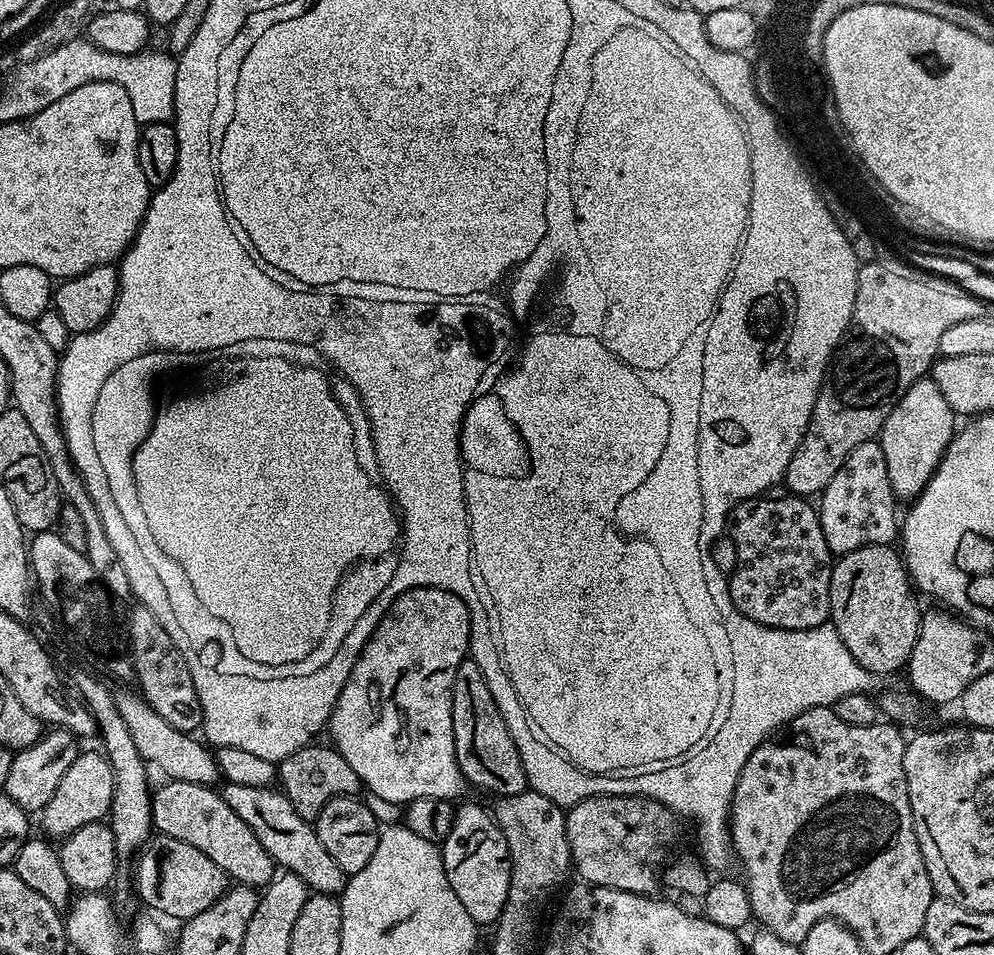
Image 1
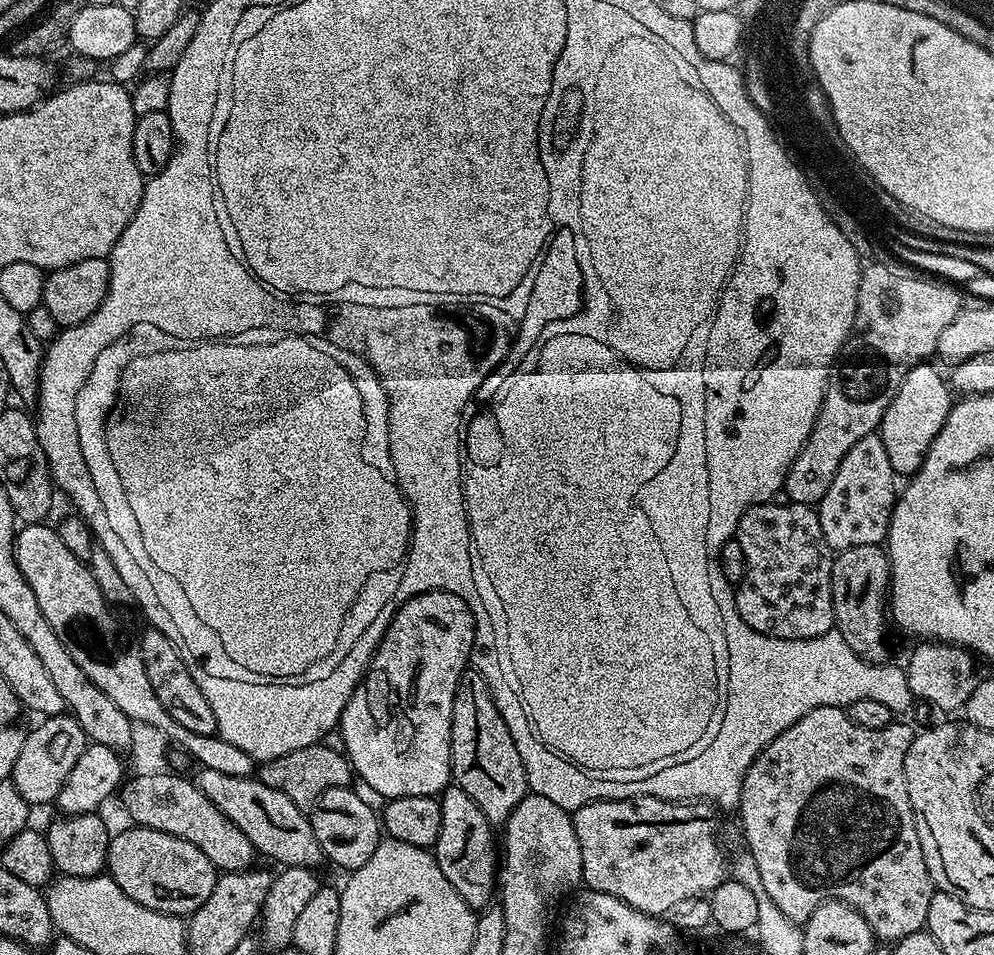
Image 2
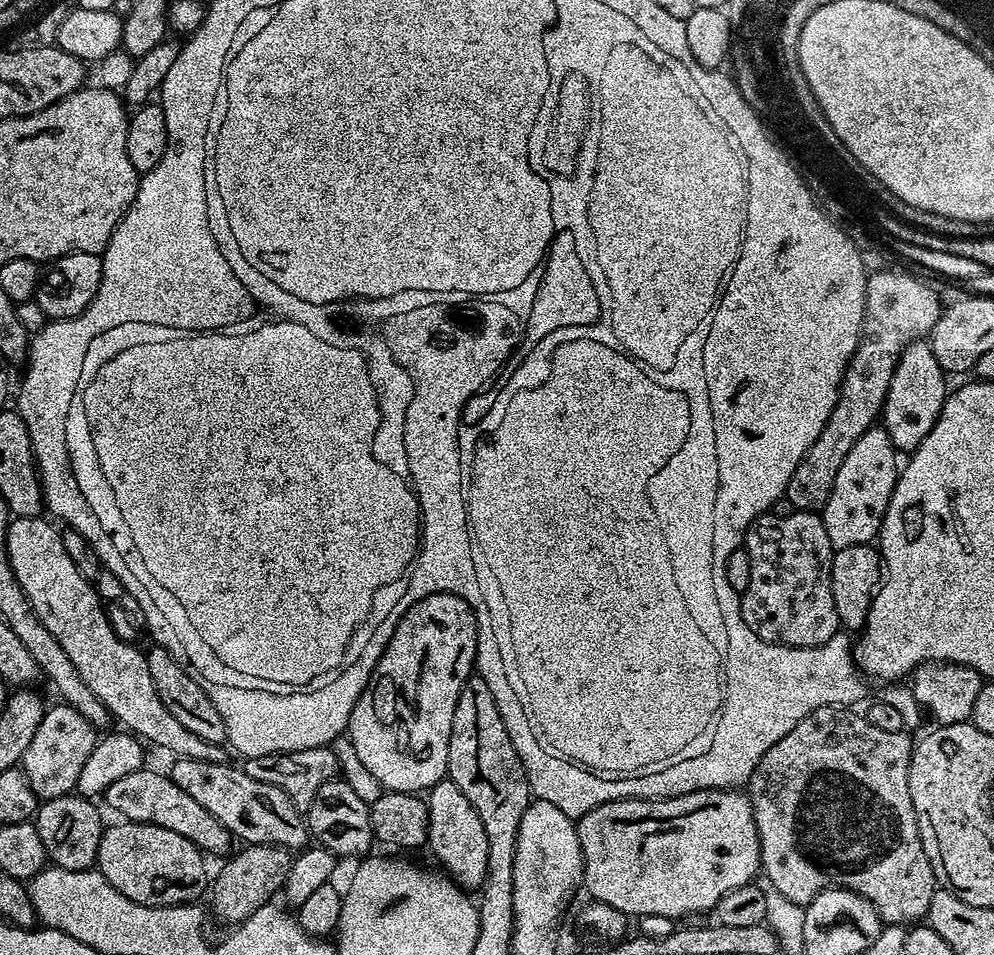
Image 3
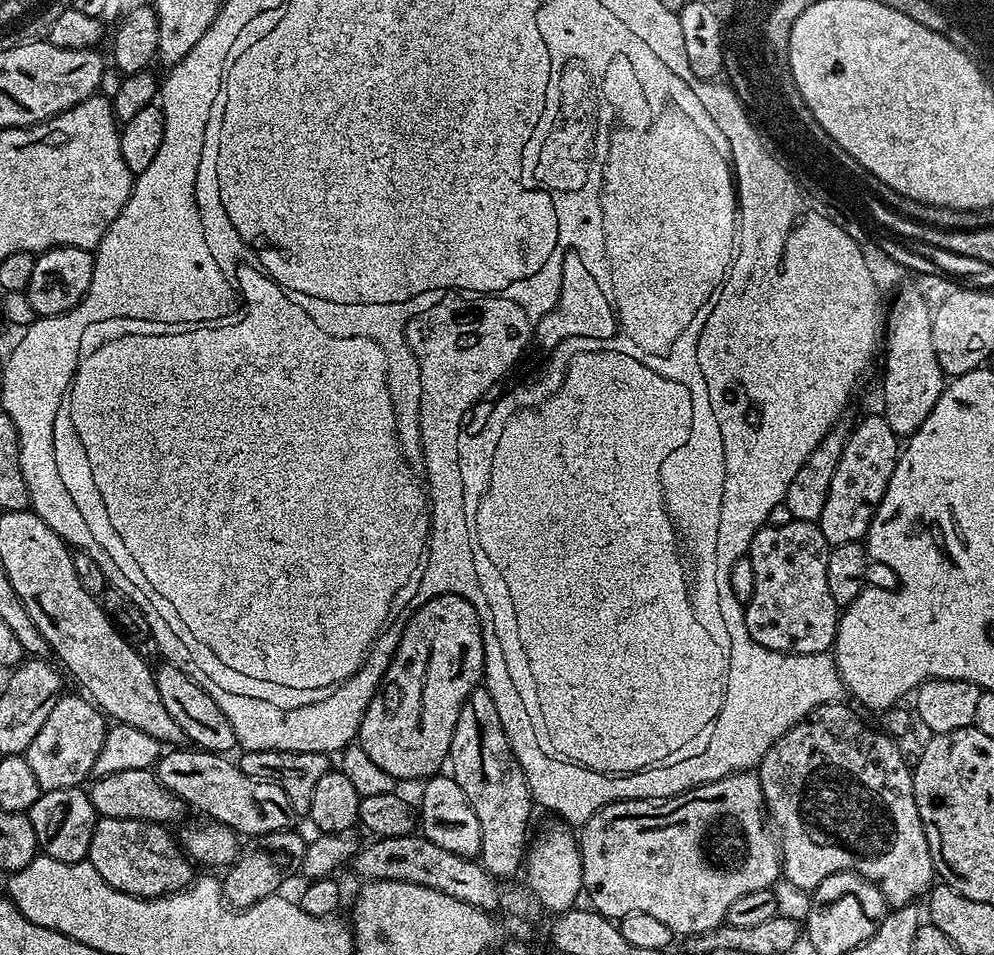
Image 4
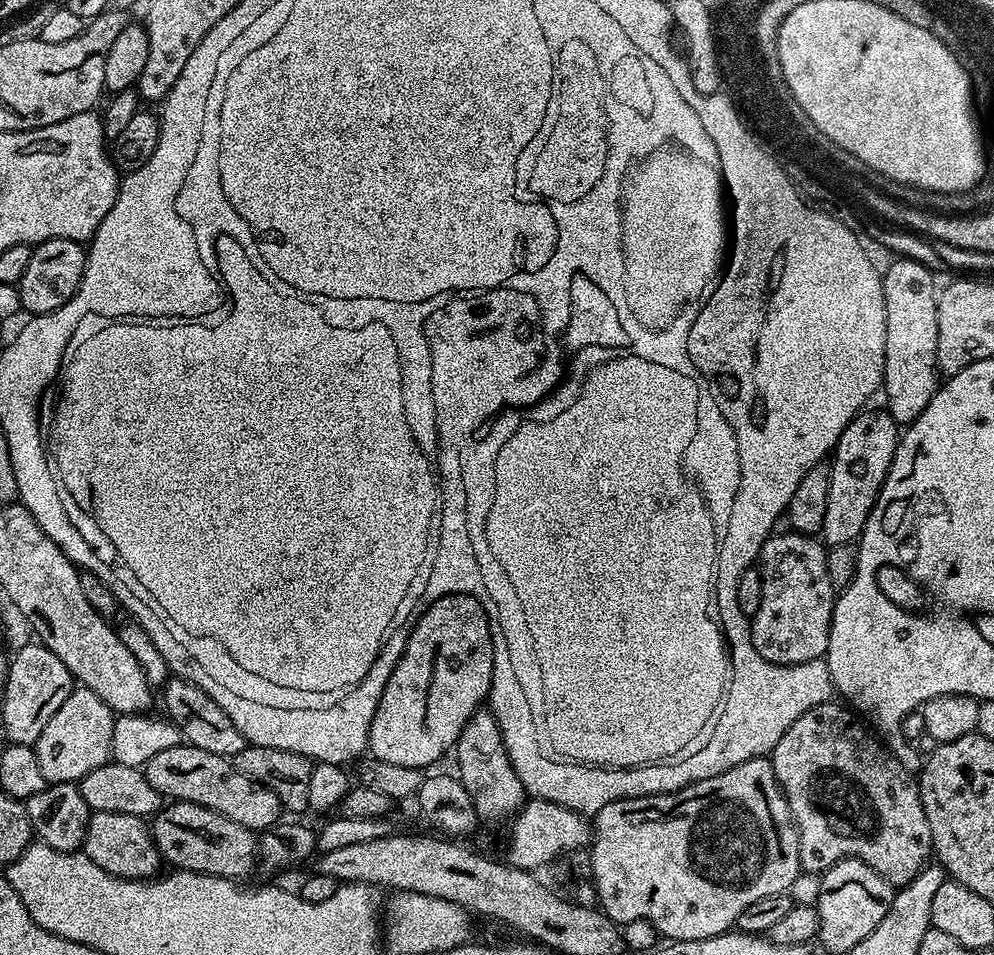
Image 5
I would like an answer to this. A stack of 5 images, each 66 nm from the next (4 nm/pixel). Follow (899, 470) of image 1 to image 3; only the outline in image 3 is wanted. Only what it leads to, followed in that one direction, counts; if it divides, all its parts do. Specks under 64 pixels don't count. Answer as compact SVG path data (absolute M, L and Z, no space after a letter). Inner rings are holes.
M913 342L908 345L896 361L894 378L890 378L890 390L884 399L882 426L890 434L890 442L901 453L911 454L930 434L934 422L944 409L946 391L944 392L946 374L934 358L932 345L928 342Z

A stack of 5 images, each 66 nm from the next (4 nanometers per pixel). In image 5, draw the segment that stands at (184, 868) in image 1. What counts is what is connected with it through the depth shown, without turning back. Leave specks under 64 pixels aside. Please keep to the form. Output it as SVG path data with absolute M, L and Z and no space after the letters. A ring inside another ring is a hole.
M92 812L88 818L88 829L82 851L85 856L90 858L90 862L98 862L98 866L102 866L102 870L106 870L111 876L121 876L123 880L146 880L155 877L162 868L160 851L152 843L149 825L134 814Z

